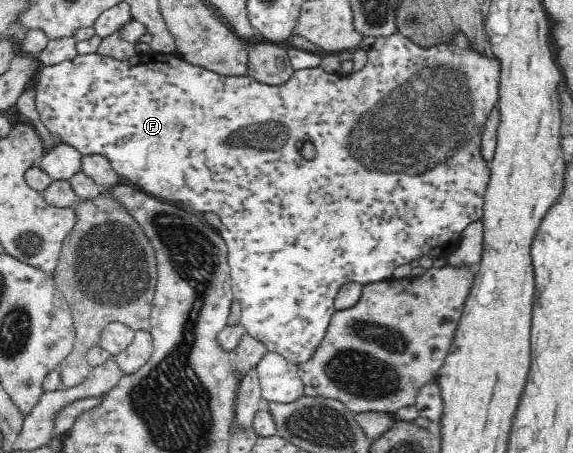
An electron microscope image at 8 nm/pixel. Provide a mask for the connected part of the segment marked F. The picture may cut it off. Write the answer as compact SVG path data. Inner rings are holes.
M458 31L453 39L449 43L440 43L432 45L428 48L422 48L418 44L414 44L414 41L410 41L408 37L404 36L400 32L393 32L390 36L377 37L371 49L367 50L367 61L363 69L348 74L328 73L322 69L322 67L305 68L302 70L295 70L292 76L284 83L279 85L268 85L260 83L251 77L250 75L244 76L224 76L217 72L202 68L201 66L194 66L184 59L175 56L174 54L162 54L162 53L148 53L145 55L138 55L131 62L128 60L116 60L109 56L102 56L98 53L91 54L79 54L72 60L66 60L60 64L54 66L41 66L36 84L36 106L37 112L40 116L40 121L44 124L45 129L58 139L60 142L64 142L73 148L76 148L82 155L100 154L106 157L114 171L126 180L127 183L132 184L141 192L148 193L157 199L162 201L172 202L178 206L182 206L191 212L195 212L201 215L205 212L215 212L220 217L222 225L218 232L222 234L221 238L226 242L227 261L231 268L231 289L234 295L234 299L238 301L241 308L241 319L240 324L244 327L246 333L254 337L256 340L264 343L266 348L270 352L277 352L286 360L294 364L303 363L307 361L313 354L314 349L318 348L318 345L322 342L324 335L326 334L330 319L335 311L335 296L336 293L341 289L342 285L347 282L360 283L362 286L368 283L378 282L384 279L392 278L392 271L402 264L408 264L412 260L419 260L424 255L429 255L431 258L436 260L438 263L447 255L447 253L454 250L460 240L462 232L465 232L464 228L476 220L481 220L483 217L483 206L485 201L485 192L489 183L490 170L488 163L482 157L482 151L480 151L481 137L483 132L483 126L487 122L487 117L490 116L492 110L496 107L496 103L499 100L499 82L500 82L500 61L491 54L492 57L488 57L486 53L480 53L470 47L470 41L464 33Z

